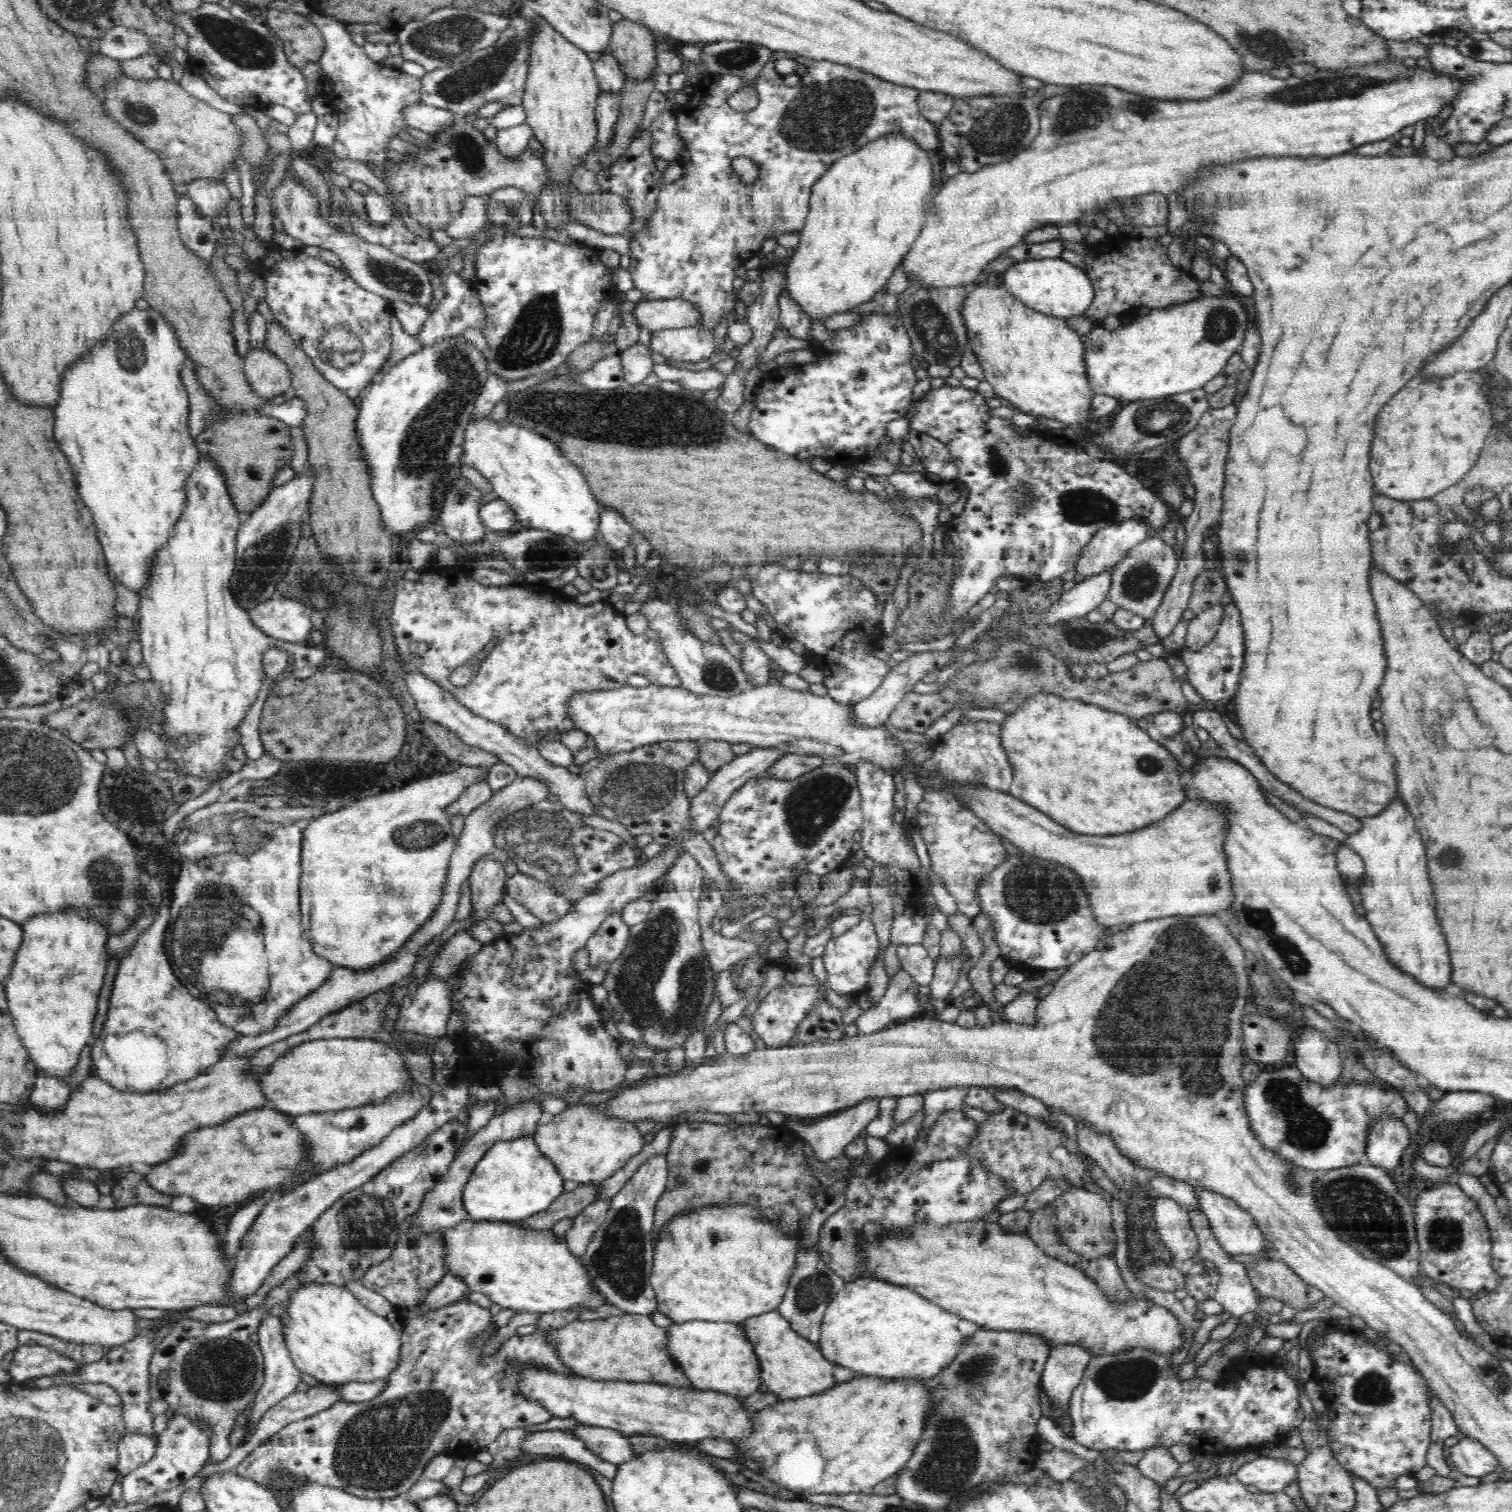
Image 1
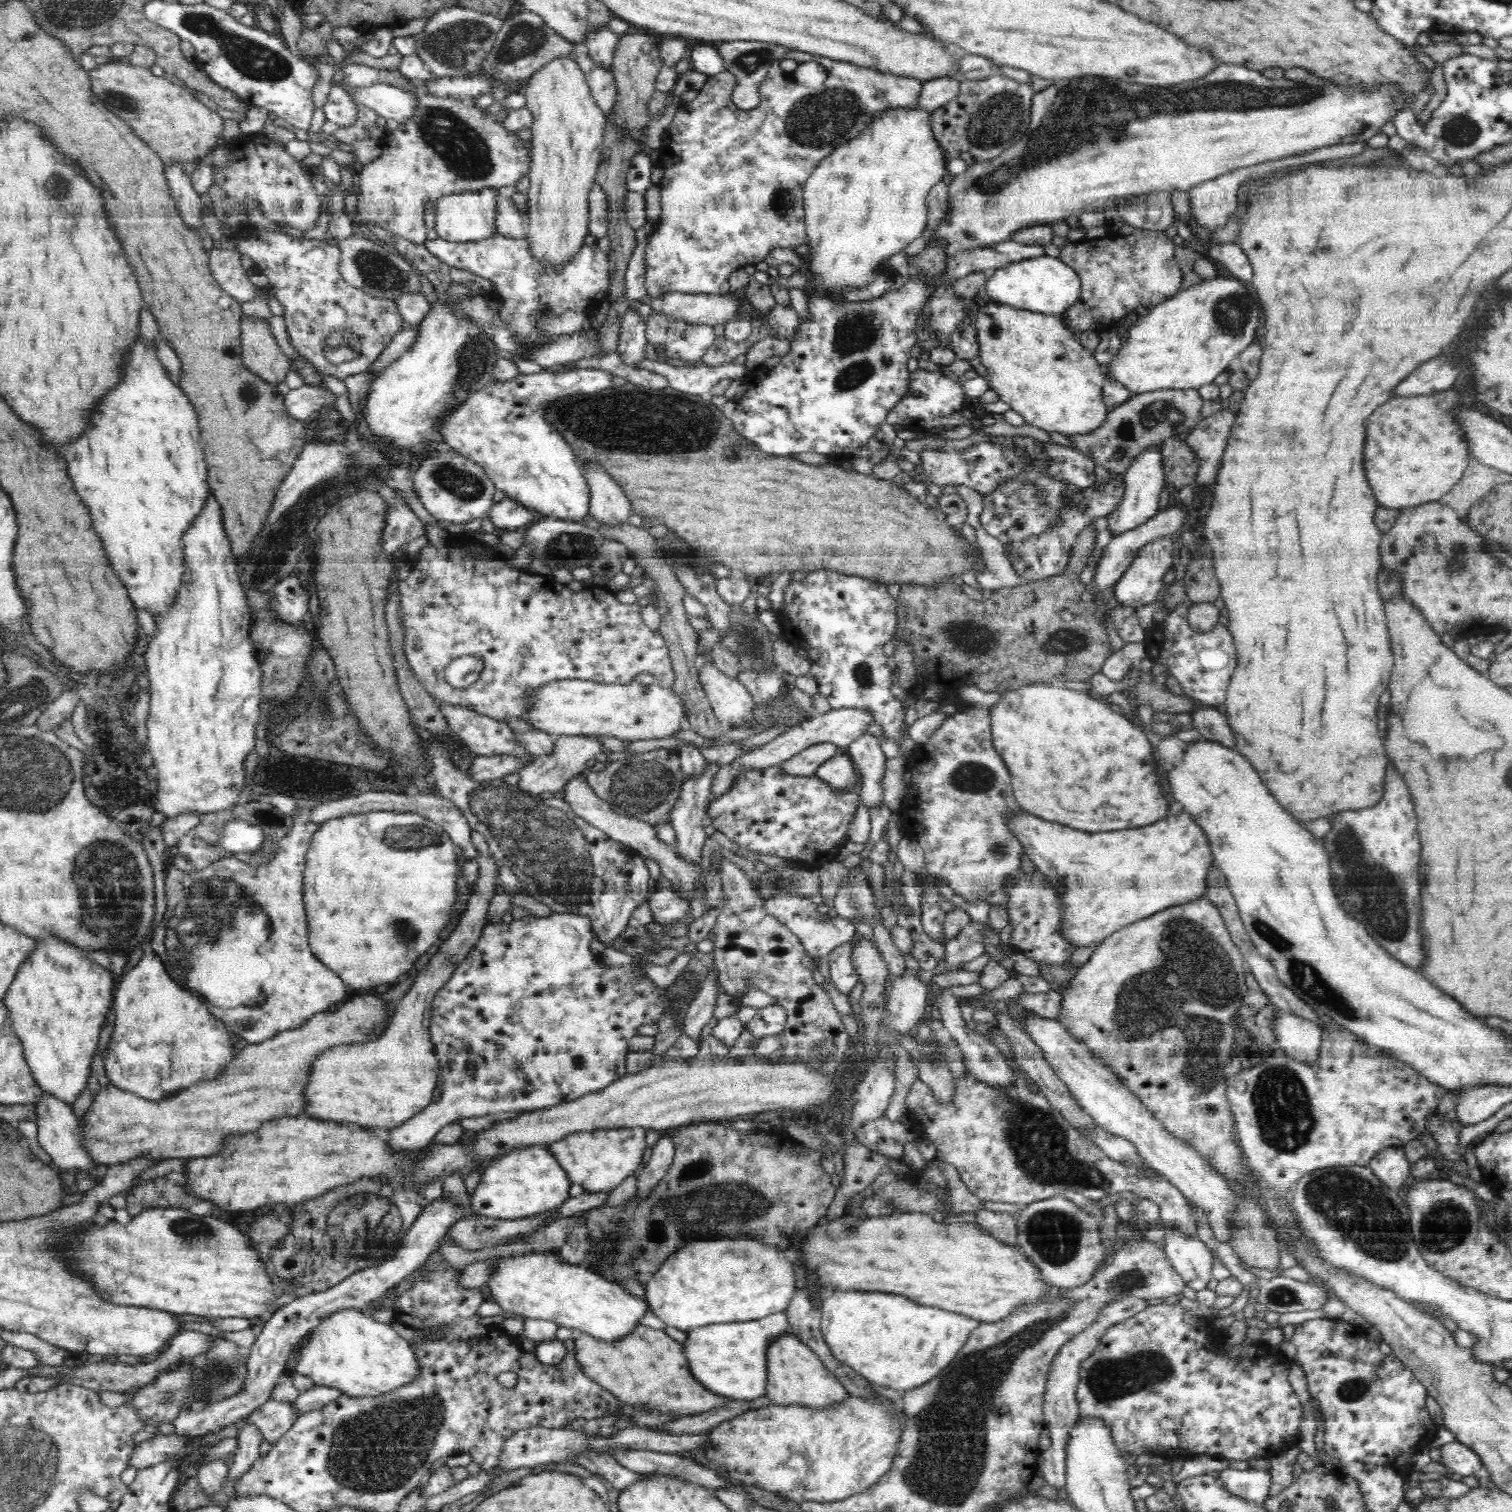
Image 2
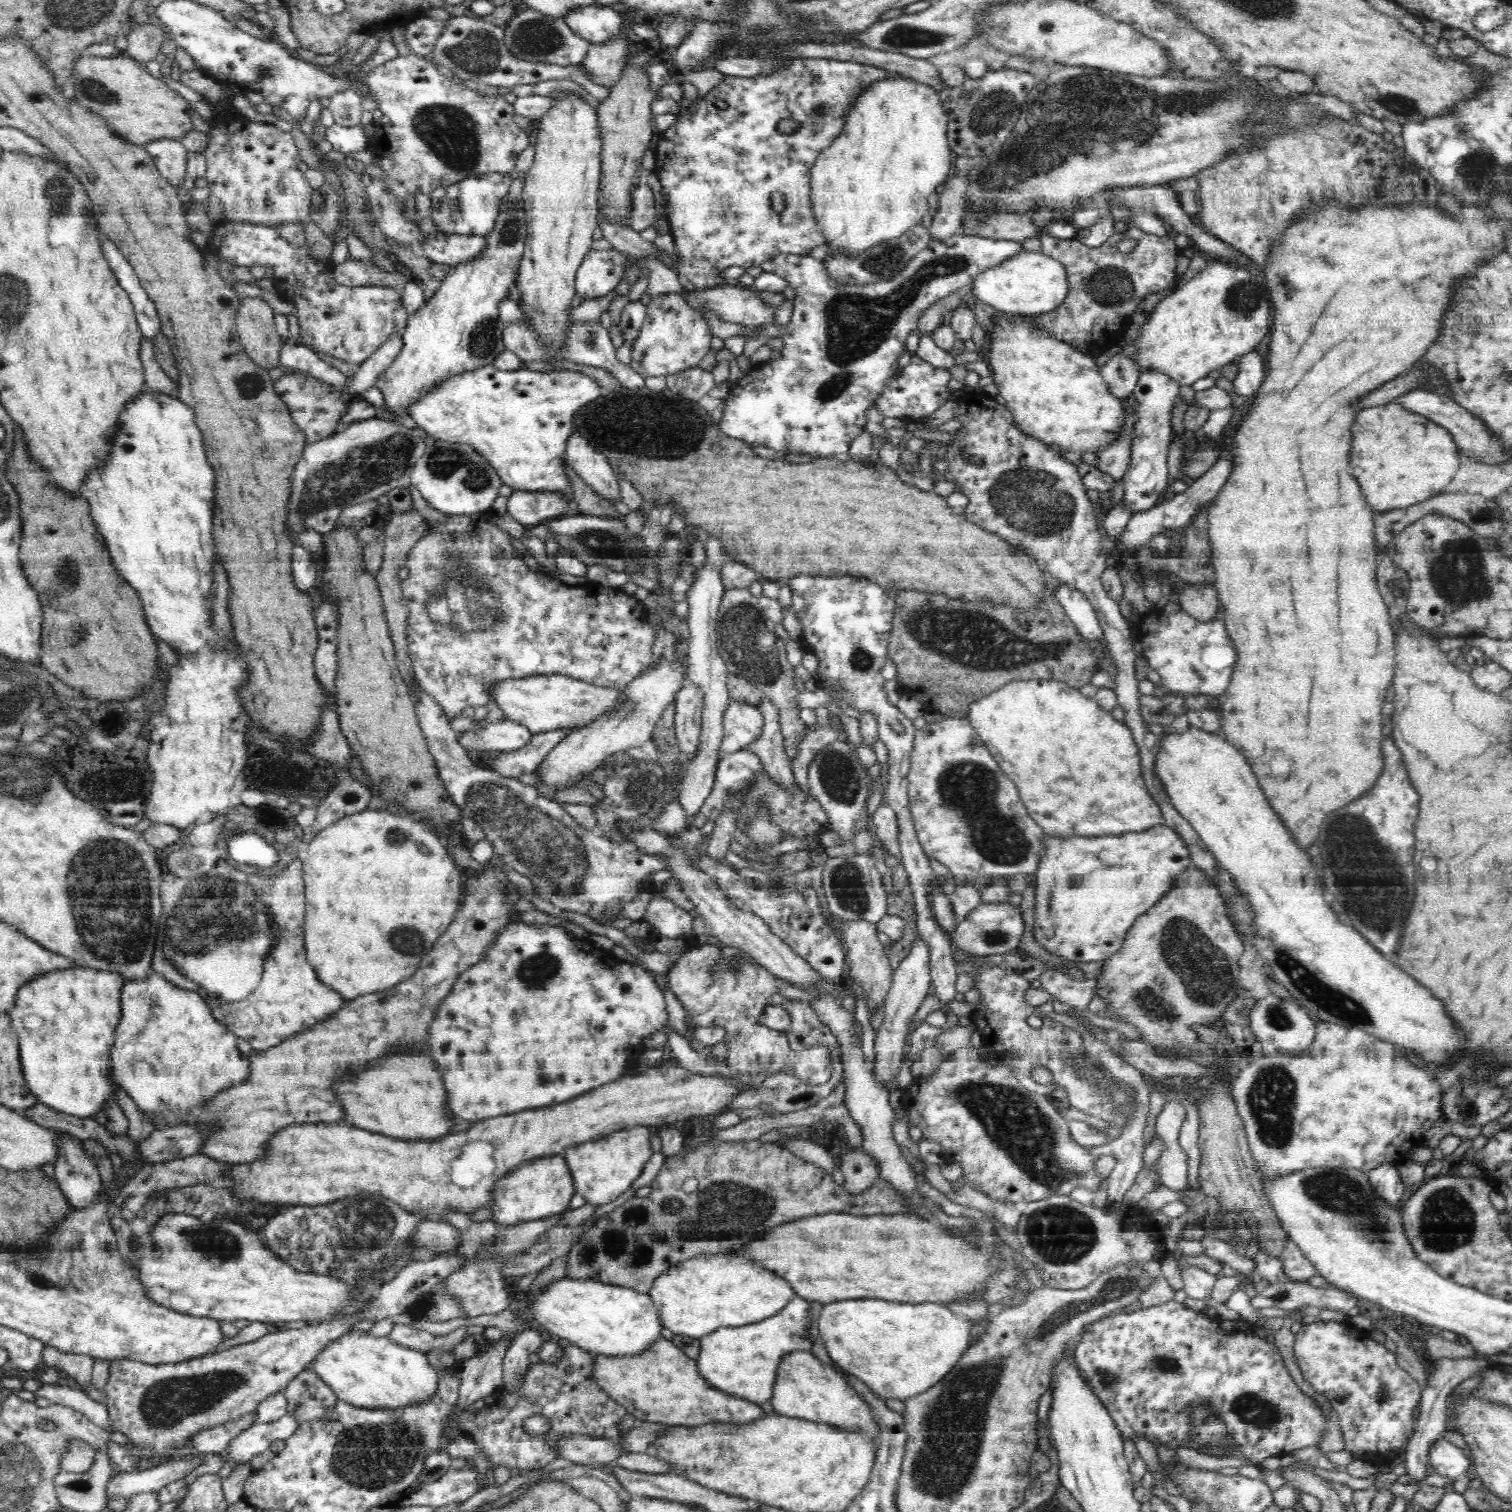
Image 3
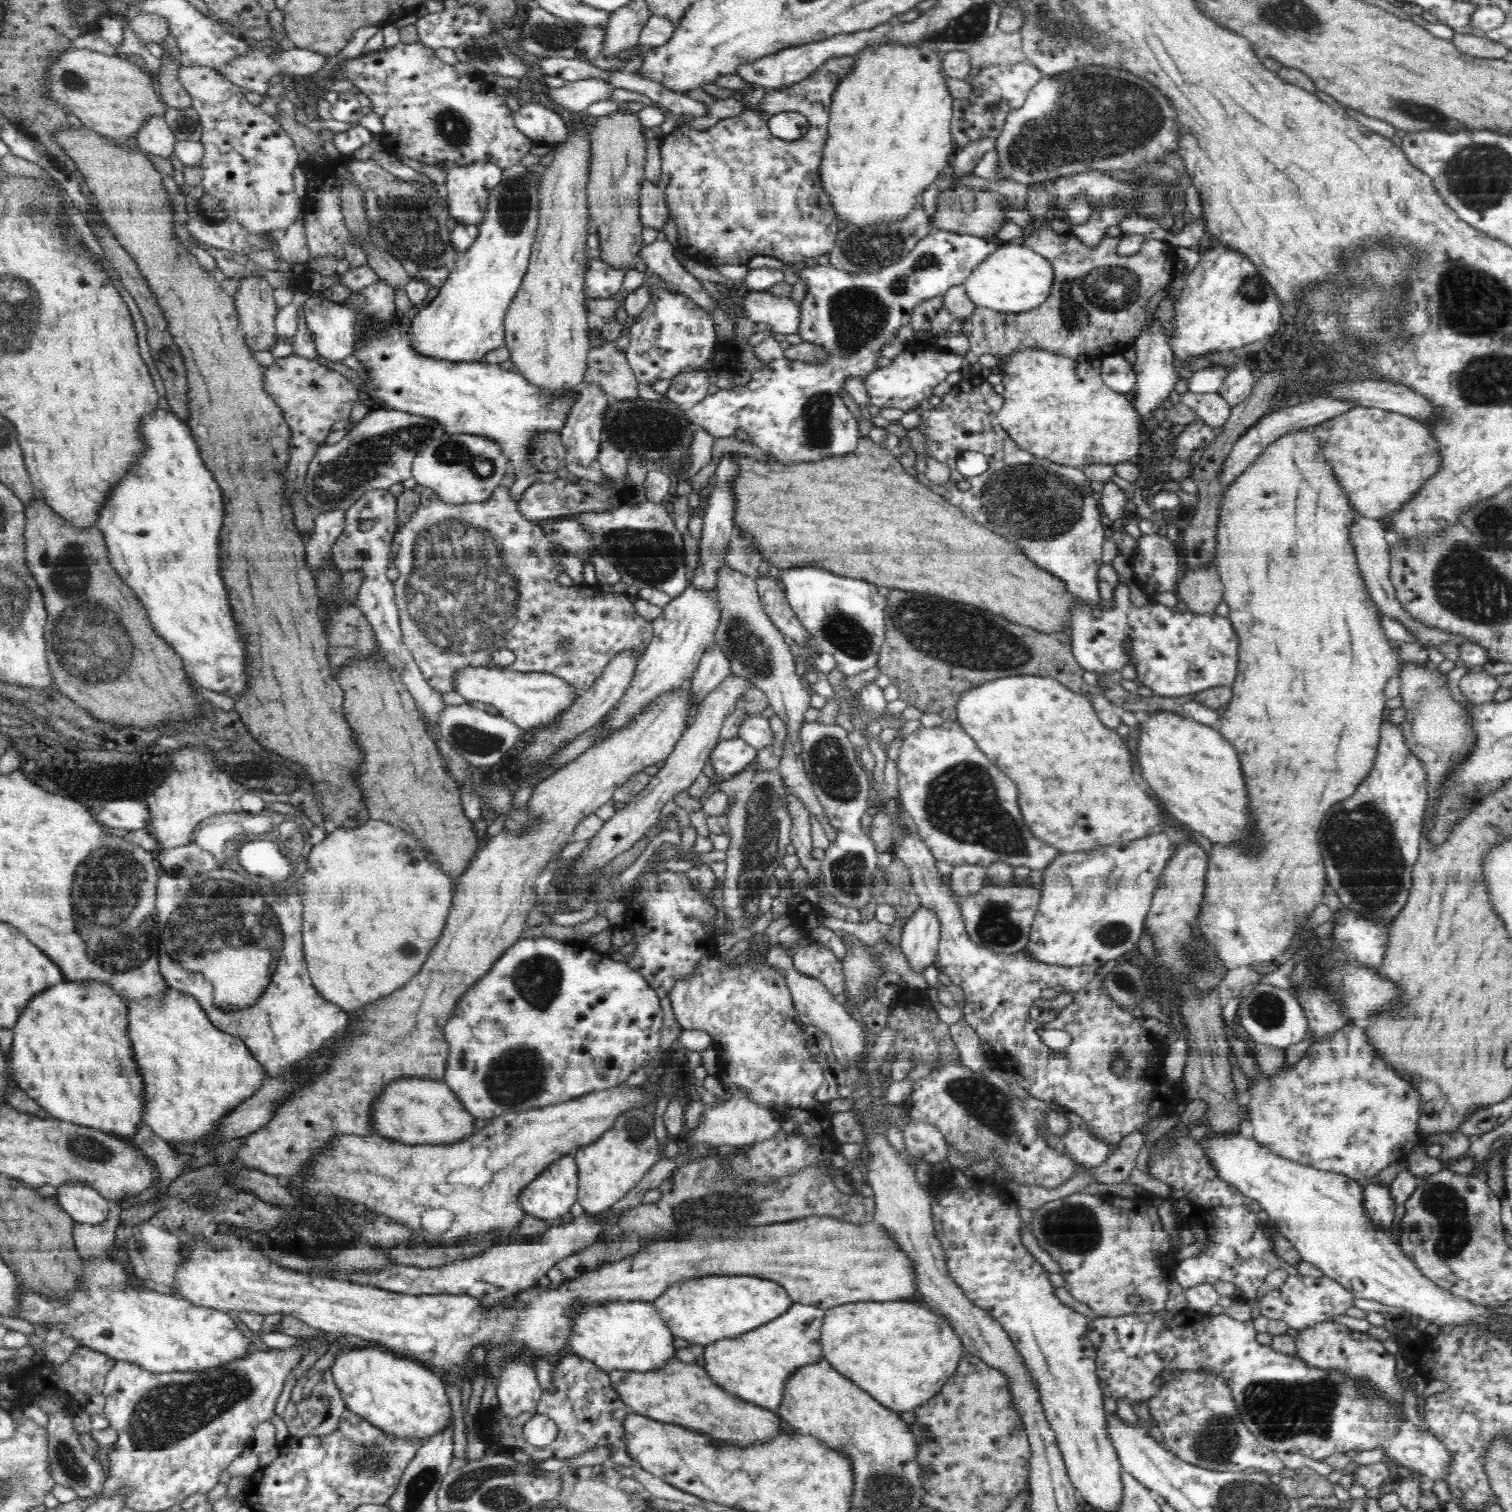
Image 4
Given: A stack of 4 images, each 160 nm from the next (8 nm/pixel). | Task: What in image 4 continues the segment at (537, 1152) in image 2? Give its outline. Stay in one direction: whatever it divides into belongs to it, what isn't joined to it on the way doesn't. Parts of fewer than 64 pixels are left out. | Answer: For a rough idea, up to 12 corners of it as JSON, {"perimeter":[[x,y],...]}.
{"perimeter":[[574,1154],[540,1172],[517,1196],[520,1208],[545,1221],[578,1200]]}

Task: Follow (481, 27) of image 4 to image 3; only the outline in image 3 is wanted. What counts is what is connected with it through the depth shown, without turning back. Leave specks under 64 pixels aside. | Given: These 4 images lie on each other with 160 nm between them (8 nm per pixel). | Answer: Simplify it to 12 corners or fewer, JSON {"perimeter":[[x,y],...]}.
{"perimeter":[[425,15],[405,28],[410,52],[423,57],[447,28]]}

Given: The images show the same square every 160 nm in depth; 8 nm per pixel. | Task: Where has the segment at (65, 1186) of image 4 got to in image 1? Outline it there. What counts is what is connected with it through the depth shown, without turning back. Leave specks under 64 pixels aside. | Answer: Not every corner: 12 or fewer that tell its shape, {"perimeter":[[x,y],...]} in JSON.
{"perimeter":[[36,1072],[30,1102],[58,1111],[68,1102],[70,1085]]}

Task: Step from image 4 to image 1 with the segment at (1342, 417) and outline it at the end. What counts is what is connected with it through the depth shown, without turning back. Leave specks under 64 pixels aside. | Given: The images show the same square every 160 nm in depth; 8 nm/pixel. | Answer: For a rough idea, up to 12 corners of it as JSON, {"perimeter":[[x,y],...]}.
{"perimeter":[[1476,372],[1412,378],[1380,412],[1376,495],[1433,499],[1494,428]]}

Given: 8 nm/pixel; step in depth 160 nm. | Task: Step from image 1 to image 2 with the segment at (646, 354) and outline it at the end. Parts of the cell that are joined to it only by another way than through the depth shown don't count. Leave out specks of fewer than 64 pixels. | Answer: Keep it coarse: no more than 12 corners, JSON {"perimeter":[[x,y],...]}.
{"perimeter":[[624,314],[617,351],[630,367],[645,359],[646,324]]}

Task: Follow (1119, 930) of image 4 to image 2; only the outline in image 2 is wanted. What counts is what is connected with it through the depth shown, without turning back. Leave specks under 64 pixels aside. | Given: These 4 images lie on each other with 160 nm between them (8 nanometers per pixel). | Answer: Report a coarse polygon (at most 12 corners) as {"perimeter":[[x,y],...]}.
{"perimeter":[[1006,814],[1062,895],[1060,934],[1100,947],[1207,896],[1191,814],[1098,834]]}

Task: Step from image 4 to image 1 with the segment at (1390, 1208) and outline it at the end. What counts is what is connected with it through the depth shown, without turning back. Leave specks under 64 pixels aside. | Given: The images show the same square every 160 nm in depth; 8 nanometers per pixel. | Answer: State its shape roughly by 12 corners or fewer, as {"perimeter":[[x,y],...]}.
{"perimeter":[[1397,1118],[1368,1130],[1365,1163],[1390,1173],[1411,1133]]}

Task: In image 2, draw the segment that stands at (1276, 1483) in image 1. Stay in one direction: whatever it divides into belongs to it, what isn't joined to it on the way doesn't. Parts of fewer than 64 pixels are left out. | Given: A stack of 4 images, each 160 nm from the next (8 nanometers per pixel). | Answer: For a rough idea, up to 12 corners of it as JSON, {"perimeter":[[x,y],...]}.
{"perimeter":[[1228,1468],[1217,1478],[1232,1496],[1269,1498],[1270,1470]]}

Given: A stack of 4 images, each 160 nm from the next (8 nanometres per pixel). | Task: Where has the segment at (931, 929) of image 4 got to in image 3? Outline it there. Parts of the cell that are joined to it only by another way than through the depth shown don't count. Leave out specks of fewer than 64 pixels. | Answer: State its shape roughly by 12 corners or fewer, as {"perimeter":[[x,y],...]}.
{"perimeter":[[920,937],[894,970],[875,1036],[878,1085],[897,1077],[910,1023],[931,986],[930,950]]}

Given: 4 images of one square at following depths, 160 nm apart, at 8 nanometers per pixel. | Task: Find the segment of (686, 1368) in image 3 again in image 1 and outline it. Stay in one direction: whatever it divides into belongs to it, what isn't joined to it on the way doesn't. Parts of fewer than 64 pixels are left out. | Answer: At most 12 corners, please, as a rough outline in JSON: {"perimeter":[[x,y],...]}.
{"perimeter":[[649,1315],[541,1336],[584,1378],[690,1388]]}

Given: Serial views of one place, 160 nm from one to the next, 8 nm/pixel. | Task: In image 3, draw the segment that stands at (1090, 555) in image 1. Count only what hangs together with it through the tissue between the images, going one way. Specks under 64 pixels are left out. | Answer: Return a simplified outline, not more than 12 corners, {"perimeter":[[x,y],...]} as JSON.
{"perimeter":[[1141,372],[1127,510],[1146,512],[1168,488],[1172,408],[1180,384]]}

